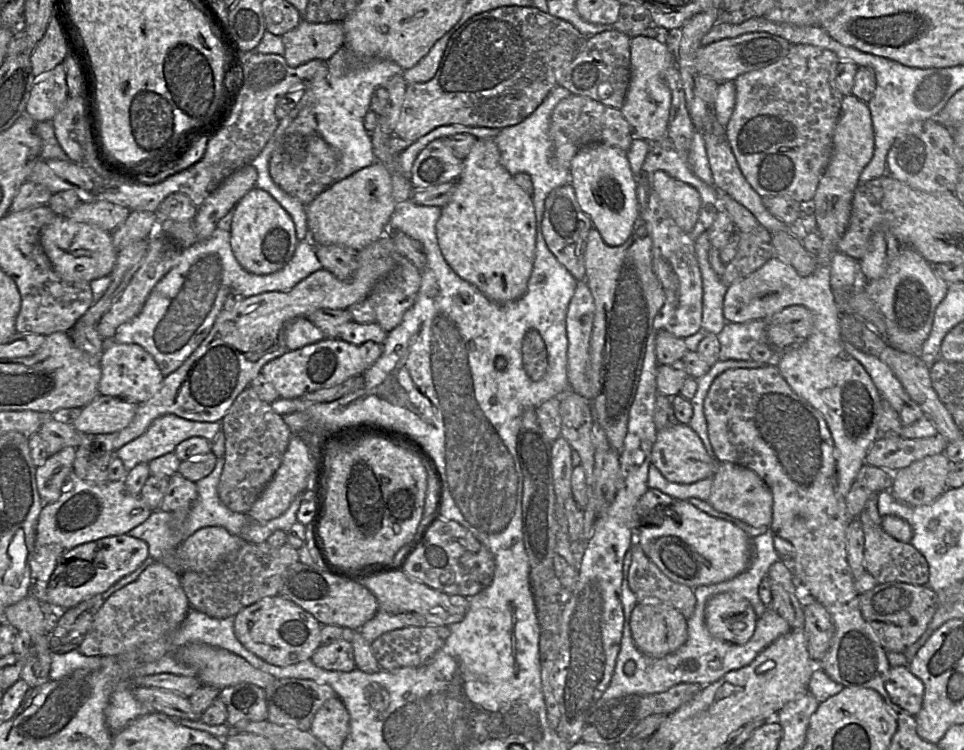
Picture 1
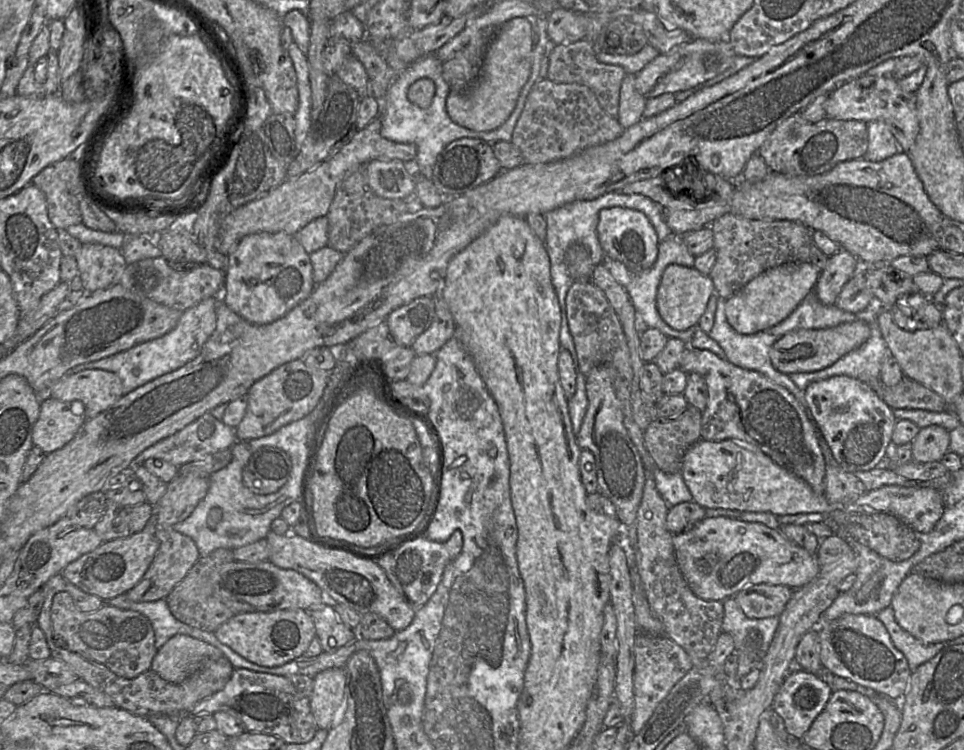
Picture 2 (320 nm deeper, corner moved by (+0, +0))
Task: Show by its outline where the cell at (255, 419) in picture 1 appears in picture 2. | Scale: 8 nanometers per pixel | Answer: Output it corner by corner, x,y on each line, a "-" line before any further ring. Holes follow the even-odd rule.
264,446
251,453
243,469
242,480
255,494
272,494
288,481
291,471
292,463
285,451
273,446

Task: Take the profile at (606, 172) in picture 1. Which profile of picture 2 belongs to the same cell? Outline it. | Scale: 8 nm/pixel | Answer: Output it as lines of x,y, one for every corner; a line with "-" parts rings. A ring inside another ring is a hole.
625,207
602,209
599,212
597,234
606,256
622,262
632,273
649,270
657,259
660,241
653,225
641,211

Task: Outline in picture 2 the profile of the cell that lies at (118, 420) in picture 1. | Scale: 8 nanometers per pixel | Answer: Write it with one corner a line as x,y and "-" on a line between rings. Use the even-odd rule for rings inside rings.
41,397
39,417
32,430
33,446
42,449
46,455
63,448
74,438
87,420
87,418
82,415
82,413
84,413
83,409
83,404
78,401
70,403
52,397

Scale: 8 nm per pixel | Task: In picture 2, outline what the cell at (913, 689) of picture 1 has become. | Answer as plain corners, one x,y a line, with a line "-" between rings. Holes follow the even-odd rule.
845,614
816,629
819,658
828,674
845,678
895,701
901,701
911,675
905,656
893,644
876,615

